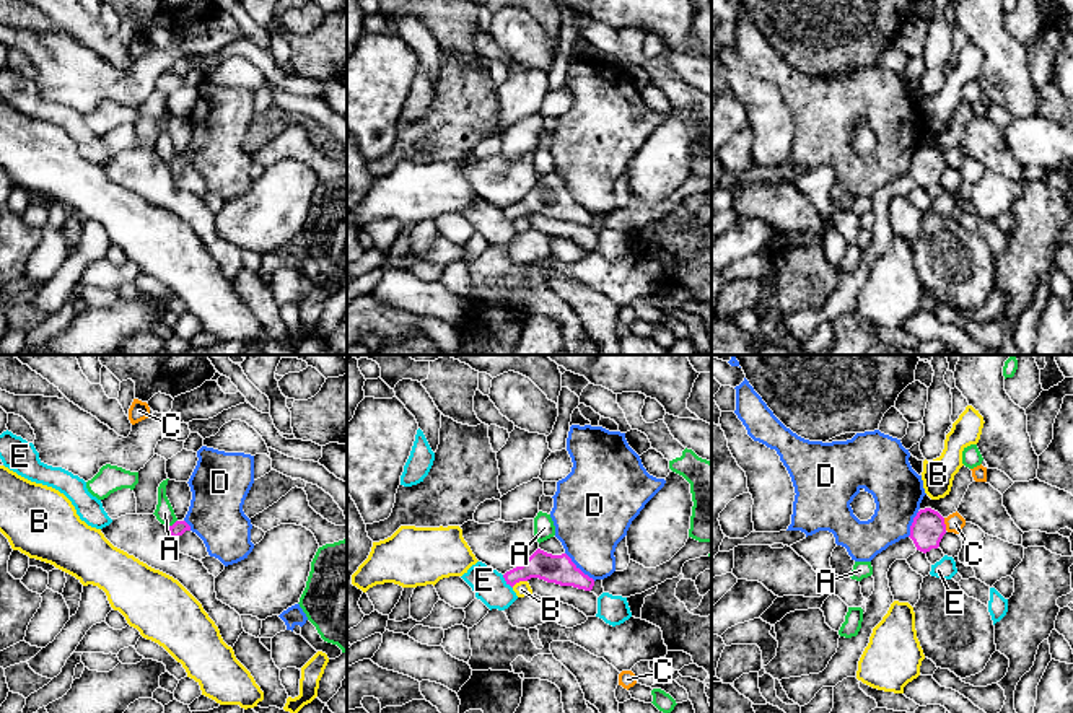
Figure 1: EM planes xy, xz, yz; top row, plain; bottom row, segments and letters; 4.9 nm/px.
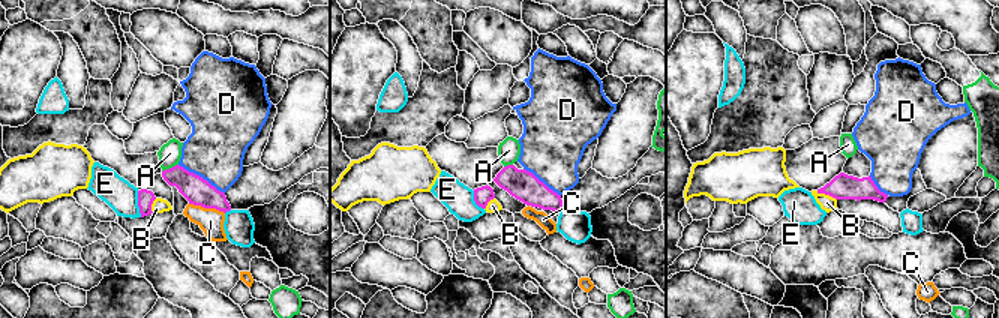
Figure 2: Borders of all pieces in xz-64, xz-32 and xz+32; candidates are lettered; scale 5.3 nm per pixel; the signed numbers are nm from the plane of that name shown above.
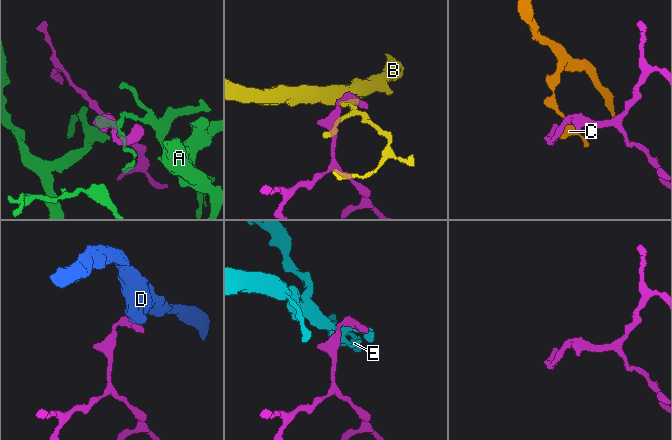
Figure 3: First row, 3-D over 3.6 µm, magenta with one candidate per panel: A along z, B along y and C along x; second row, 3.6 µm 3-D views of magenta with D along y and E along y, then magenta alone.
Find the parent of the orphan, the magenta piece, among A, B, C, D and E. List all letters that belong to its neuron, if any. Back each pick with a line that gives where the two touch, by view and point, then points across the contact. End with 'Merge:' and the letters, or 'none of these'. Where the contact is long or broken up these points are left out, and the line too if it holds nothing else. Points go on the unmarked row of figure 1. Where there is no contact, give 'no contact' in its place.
Merge: none of these

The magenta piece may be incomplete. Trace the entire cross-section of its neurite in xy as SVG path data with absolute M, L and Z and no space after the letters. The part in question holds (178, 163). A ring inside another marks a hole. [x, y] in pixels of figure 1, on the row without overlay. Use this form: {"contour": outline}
{"contour": "M176 156L168 164L171 173L174 174L174 182L177 184L177 187L195 195L208 192L204 176L191 166L191 161L186 156Z"}

